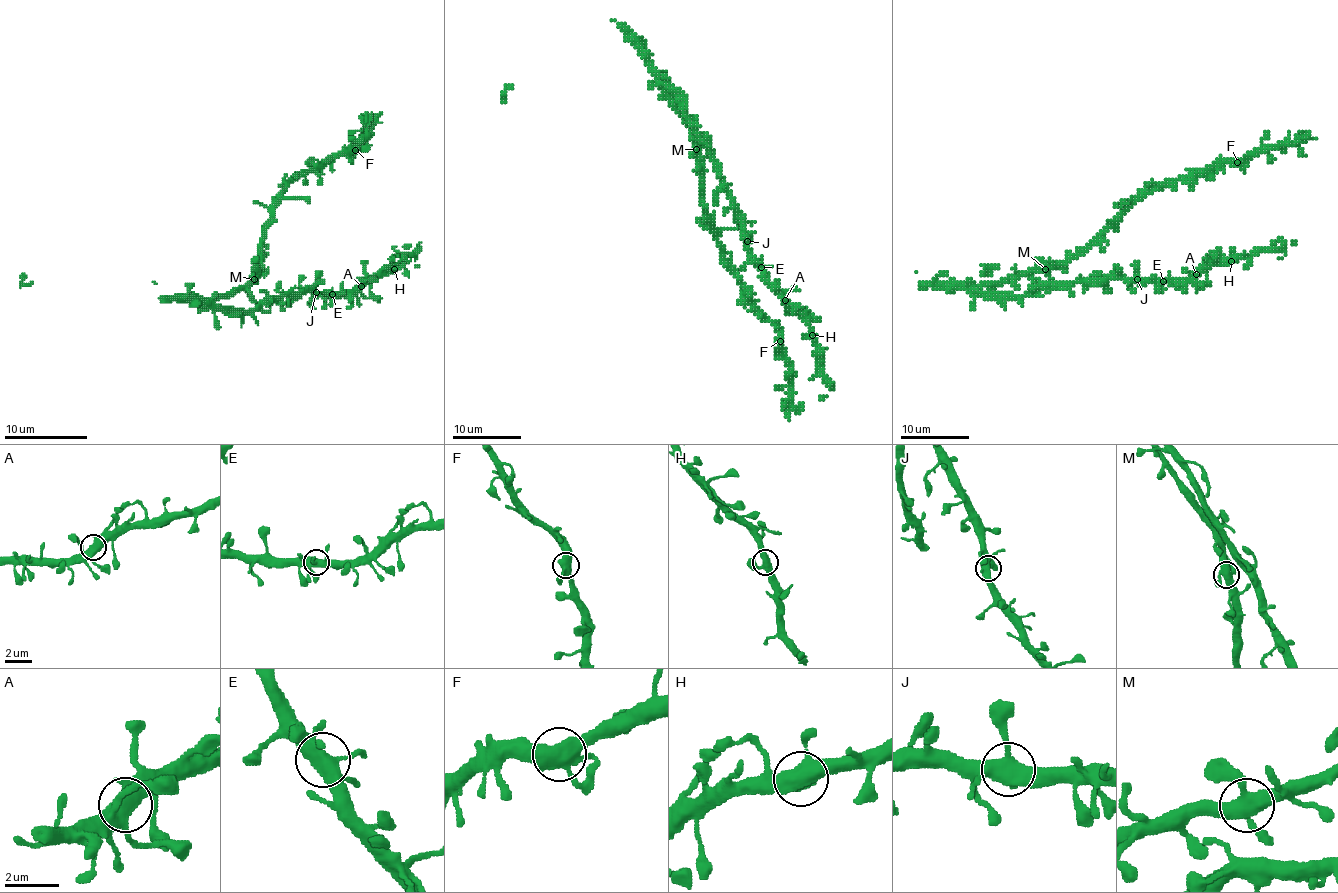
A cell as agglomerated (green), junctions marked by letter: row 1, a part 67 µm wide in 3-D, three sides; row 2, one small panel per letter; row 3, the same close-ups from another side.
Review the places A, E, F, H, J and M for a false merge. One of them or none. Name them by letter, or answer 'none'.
none

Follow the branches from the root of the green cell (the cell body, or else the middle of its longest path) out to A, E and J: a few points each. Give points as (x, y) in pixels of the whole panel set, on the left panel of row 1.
A: (223, 294), (210, 304), (218, 308), (252, 310), (262, 300), (299, 296), (303, 292), (353, 294), (361, 286)
E: (223, 294), (210, 304), (241, 310), (252, 310), (262, 300), (299, 296), (303, 292), (332, 294)
J: (223, 294), (210, 304), (218, 308), (252, 310), (262, 300), (316, 292)

